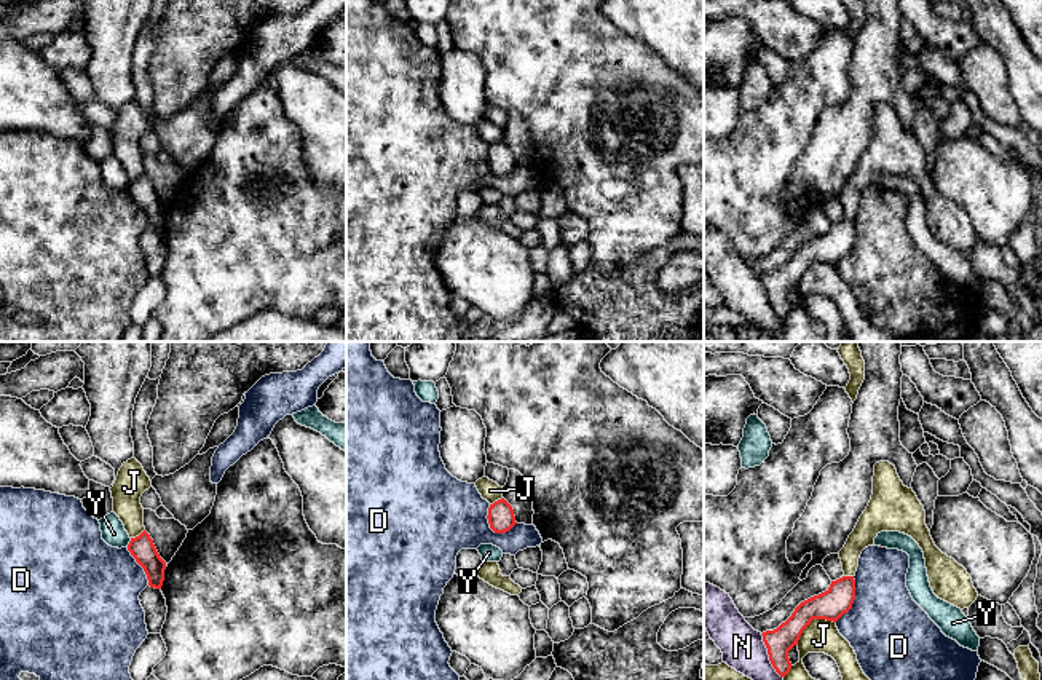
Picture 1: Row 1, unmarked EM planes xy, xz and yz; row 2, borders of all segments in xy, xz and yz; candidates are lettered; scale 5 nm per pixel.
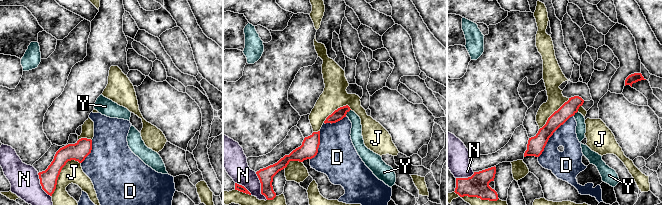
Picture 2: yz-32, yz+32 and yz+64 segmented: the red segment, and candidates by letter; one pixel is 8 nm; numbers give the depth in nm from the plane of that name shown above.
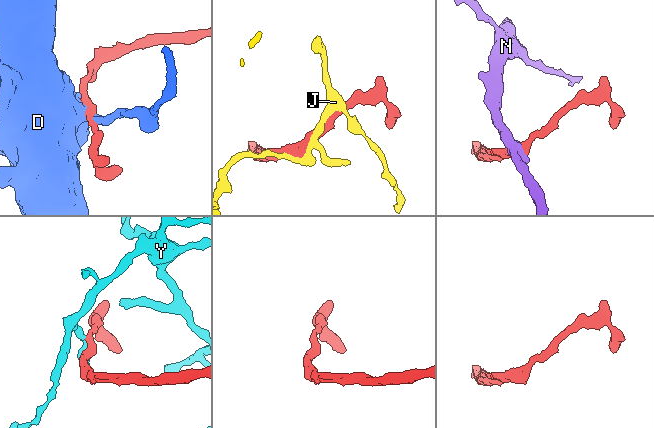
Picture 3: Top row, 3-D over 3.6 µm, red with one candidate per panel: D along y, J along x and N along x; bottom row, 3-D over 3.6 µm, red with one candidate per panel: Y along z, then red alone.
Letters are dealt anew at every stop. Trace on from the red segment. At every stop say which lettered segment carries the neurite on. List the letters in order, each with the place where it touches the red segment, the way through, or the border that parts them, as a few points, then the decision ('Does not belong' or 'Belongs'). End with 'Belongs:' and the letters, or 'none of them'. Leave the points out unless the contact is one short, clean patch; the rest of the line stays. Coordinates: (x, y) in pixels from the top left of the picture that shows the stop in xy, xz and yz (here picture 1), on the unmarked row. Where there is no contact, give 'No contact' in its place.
D: Touches red at xz (492, 171). Does not belong
J: Touches red at yz (811, 262). Does not belong
N: Touches red at yz (769, 299). Boundary: yz (760, 276), (771, 308), (782, 320). Does not belong
Y: Touches red at xy (130, 185). Boundary: xy (131, 181), (126, 189). Does not belong
Belongs: none of them

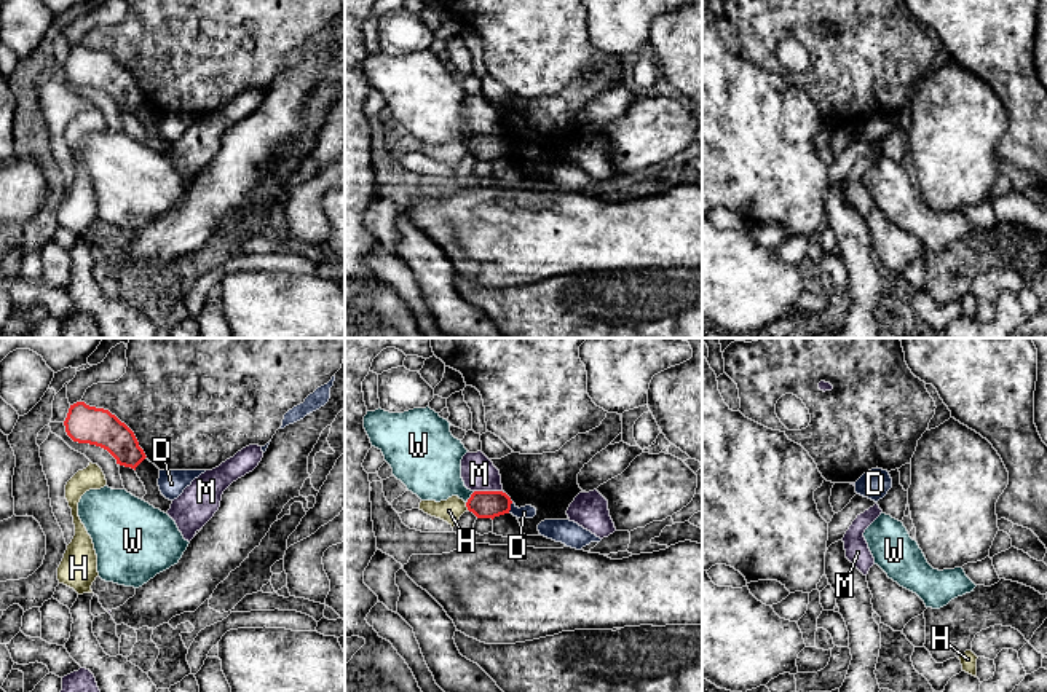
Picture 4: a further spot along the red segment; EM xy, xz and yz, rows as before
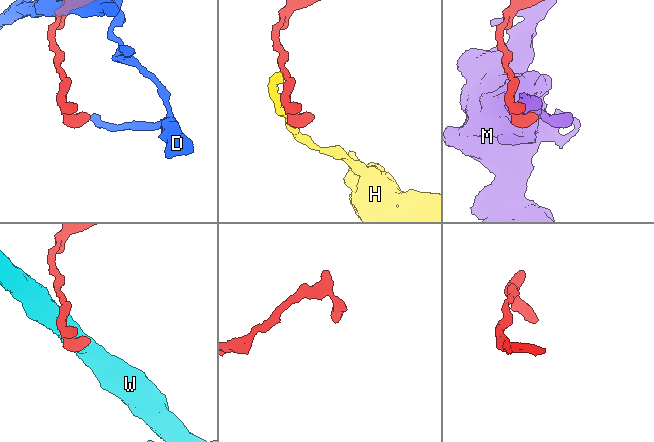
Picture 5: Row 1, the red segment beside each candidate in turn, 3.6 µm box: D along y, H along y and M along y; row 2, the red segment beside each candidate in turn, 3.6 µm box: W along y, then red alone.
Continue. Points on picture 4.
D: Touches red at xz (509, 150). Boundary: xz (513, 145), (508, 155). Does not belong
H: Touches red at xz (466, 149). Does not belong
M: Touches red at xz (489, 134). Does not belong
W: Touches red at xz (470, 141). Boundary: xz (474, 134), (466, 145). Does not belong
Belongs: none of them

